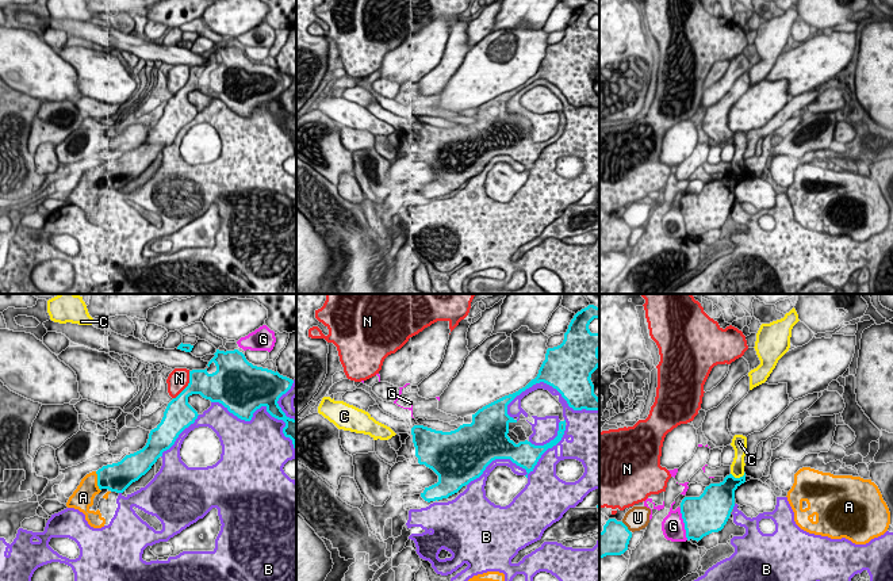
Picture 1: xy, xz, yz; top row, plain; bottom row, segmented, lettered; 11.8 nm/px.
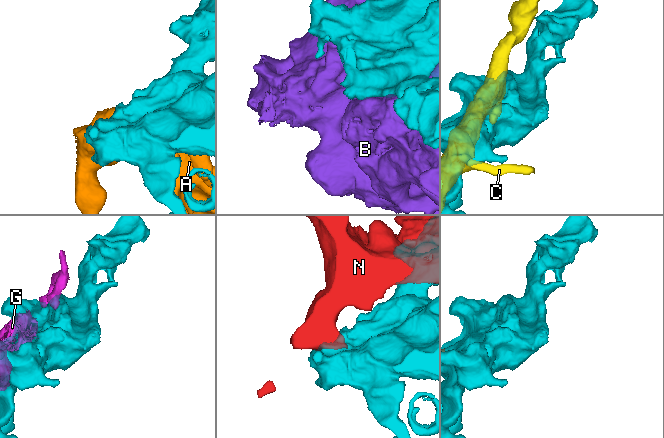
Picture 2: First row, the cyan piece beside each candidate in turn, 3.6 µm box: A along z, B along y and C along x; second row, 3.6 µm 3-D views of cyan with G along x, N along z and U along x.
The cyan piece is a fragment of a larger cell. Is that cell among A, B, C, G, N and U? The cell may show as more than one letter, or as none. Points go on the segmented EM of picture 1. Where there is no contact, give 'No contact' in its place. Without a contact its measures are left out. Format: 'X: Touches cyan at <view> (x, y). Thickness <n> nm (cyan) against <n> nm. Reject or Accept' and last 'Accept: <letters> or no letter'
A: Touches cyan at xy (98, 481). Thickness 340 nm (cyan) against 240 nm. Accept
B: Touches cyan at xz (521, 466). Thickness 300 nm (cyan) against 260 nm. Reject
C: Touches cyan at yz (738, 478). Thickness 280 nm (cyan) against 160 nm. Reject
G: Touches cyan at yz (685, 524). Thickness 460 nm (cyan) against 280 nm. Reject
N: Touches cyan at xy (188, 385). Thickness 300 nm (cyan) against 240 nm. Reject
U: Touches cyan at yz (627, 527). Thickness 360 nm (cyan) against 280 nm. Reject
Accept: A

